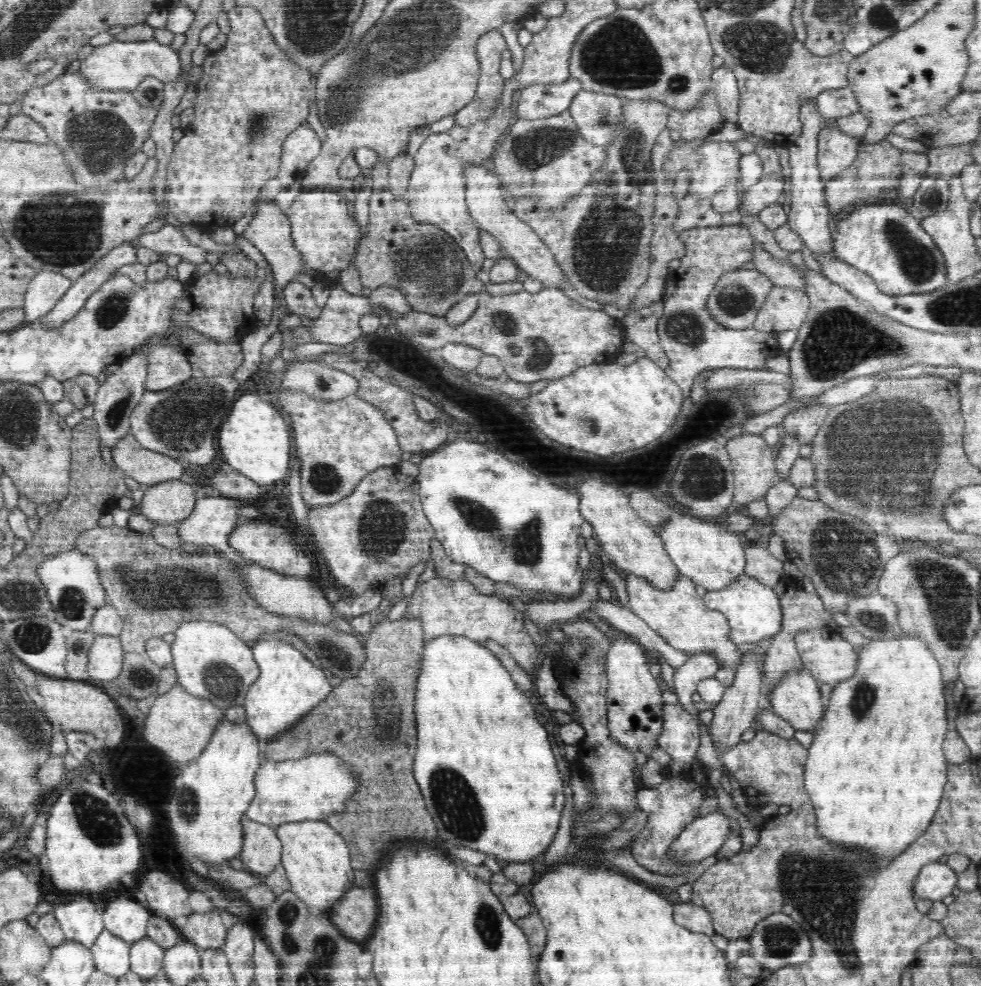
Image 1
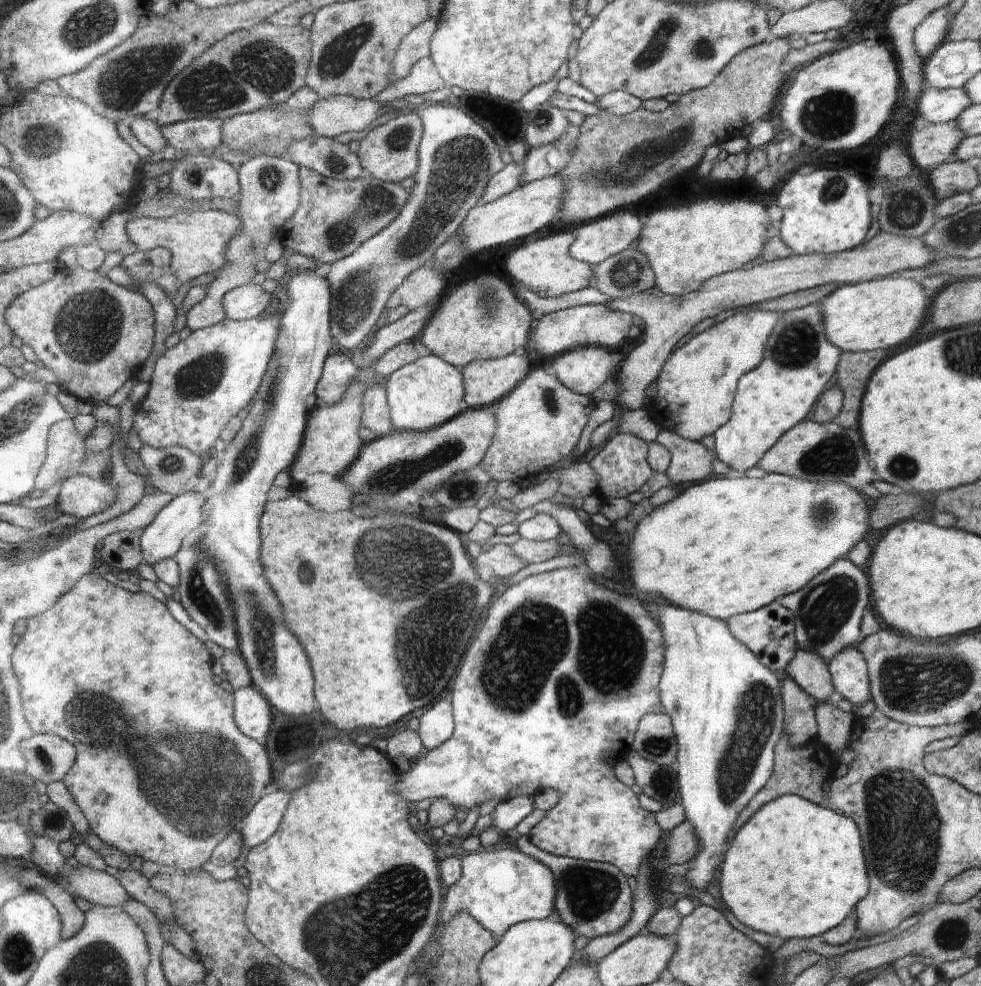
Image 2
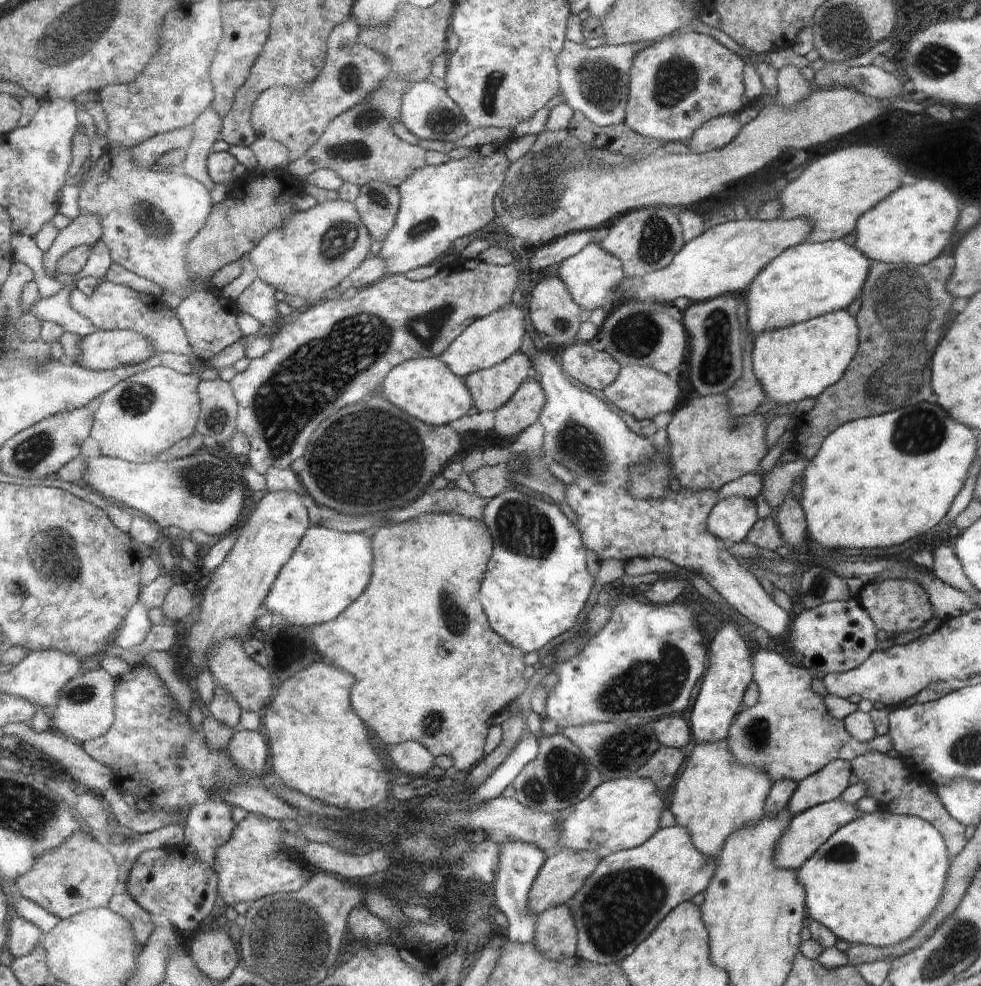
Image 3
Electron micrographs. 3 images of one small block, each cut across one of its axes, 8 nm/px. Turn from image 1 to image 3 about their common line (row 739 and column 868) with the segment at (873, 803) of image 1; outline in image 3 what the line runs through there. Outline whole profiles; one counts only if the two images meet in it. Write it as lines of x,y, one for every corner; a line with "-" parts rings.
881,808
872,813
862,813
859,818
852,821
848,825
844,825
838,832
832,834
830,838
822,846
818,852
812,854
810,860
804,862
802,868
798,870
800,884
804,886
806,891
806,905
808,907
808,916
810,921
817,921
826,926
829,930
842,939
855,944
870,944
872,946
894,946
898,942
910,938
912,934
918,933
920,929
930,920
932,914
942,904
943,895
946,893
947,882
950,880
951,860
948,858
948,851
944,839
940,836
940,832
926,822
923,818
914,815
900,815
884,811

